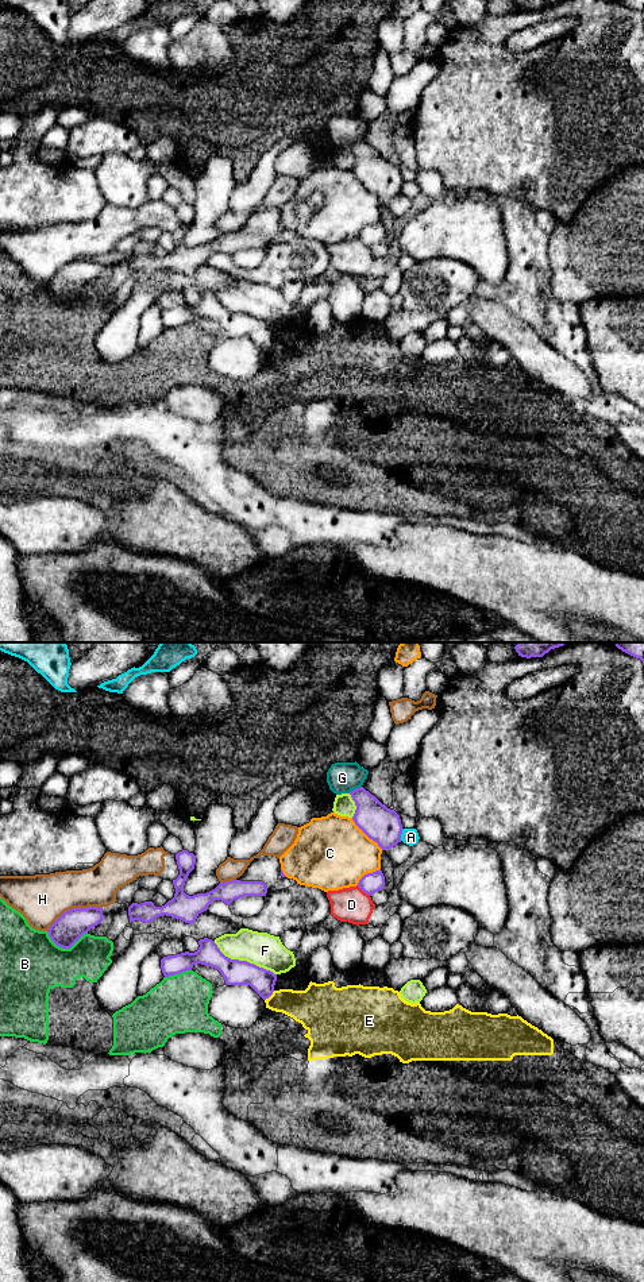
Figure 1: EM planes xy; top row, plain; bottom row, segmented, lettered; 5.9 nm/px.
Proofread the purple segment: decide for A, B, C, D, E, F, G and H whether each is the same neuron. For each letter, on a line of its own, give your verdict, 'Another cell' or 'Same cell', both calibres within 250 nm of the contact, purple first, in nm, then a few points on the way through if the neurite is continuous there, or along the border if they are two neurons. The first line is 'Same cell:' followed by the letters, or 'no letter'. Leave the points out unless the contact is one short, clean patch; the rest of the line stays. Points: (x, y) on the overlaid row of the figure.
Same cell: no letter
A: Another cell. Thickness 220 nm (purple) against 100 nm
B: Another cell. Thickness 180 nm (purple) against 380 nm
C: Another cell. Thickness 220 nm (purple) against 440 nm
D: Another cell. Thickness 120 nm (purple) against 220 nm
E: Another cell. Thickness 150 nm (purple) against 220 nm. Boundary: xy (274, 991), (265, 1000)
F: Another cell. Thickness 150 nm (purple) against 200 nm
G: Another cell. Thickness 200 nm (purple) against 190 nm
H: Another cell. Thickness 180 nm (purple) against 300 nm

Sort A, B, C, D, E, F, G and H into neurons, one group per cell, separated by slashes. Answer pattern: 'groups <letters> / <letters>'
groups A / B E / C / D / F / G / H

